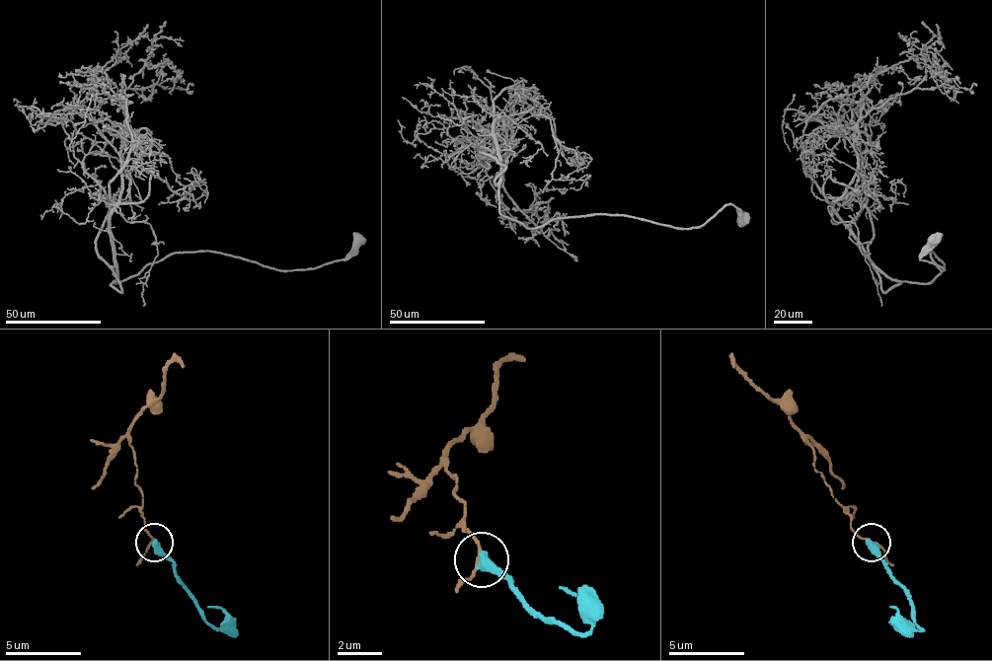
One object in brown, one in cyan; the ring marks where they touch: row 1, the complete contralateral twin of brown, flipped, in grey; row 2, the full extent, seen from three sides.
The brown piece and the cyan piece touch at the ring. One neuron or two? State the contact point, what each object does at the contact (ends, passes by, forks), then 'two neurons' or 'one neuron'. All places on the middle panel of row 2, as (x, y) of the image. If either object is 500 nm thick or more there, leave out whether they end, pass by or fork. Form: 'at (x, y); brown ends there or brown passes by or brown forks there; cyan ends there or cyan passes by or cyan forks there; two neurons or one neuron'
at (482, 559); two neurons

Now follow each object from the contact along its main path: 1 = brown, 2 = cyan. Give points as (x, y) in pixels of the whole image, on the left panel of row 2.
1: (151, 543), (143, 524), (128, 429), (163, 392), (163, 373), (174, 361), (186, 365)
2: (155, 543), (208, 623), (227, 630), (231, 619), (208, 608)

